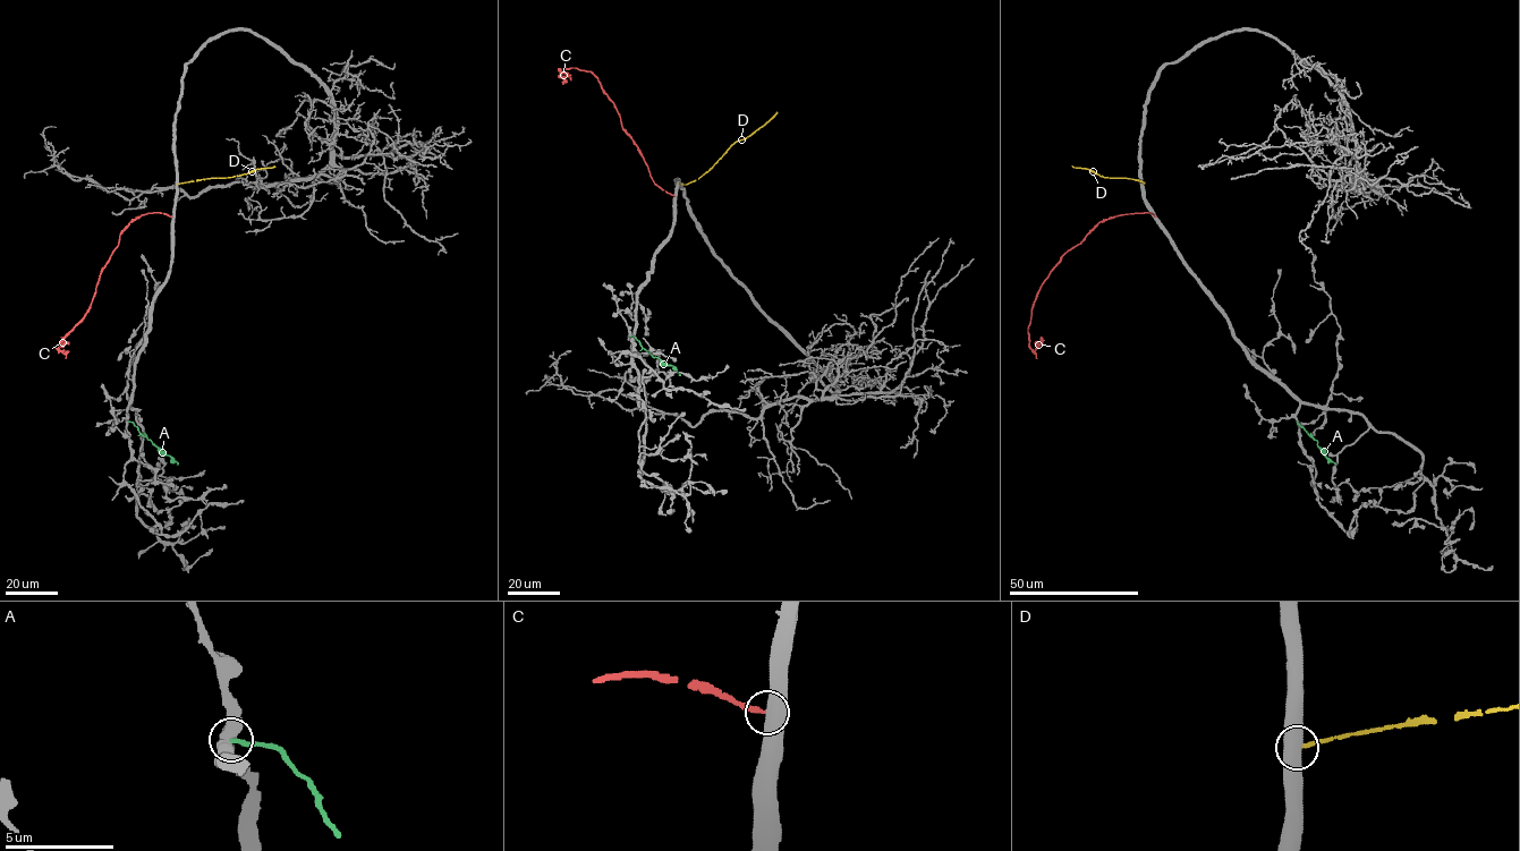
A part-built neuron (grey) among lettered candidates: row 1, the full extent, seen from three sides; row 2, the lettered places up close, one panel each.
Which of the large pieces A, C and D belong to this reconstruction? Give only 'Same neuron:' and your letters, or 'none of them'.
Same neuron: none of them

